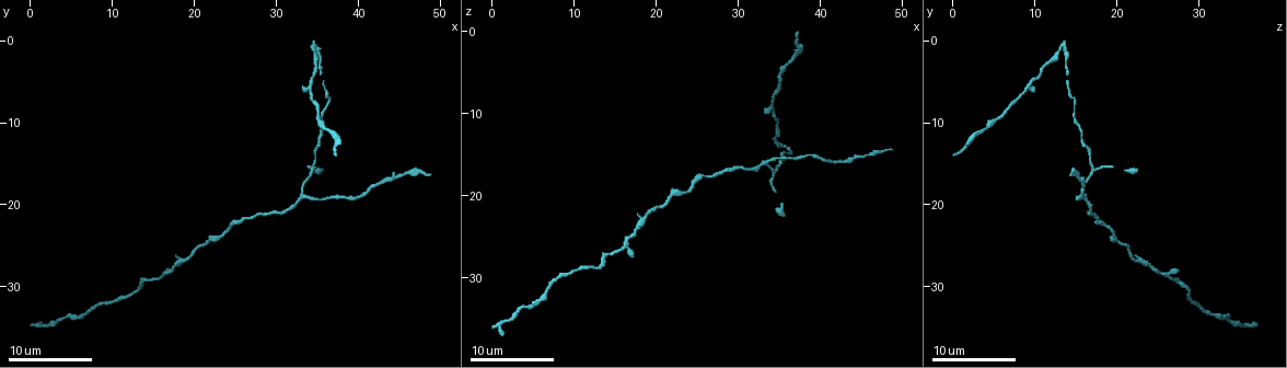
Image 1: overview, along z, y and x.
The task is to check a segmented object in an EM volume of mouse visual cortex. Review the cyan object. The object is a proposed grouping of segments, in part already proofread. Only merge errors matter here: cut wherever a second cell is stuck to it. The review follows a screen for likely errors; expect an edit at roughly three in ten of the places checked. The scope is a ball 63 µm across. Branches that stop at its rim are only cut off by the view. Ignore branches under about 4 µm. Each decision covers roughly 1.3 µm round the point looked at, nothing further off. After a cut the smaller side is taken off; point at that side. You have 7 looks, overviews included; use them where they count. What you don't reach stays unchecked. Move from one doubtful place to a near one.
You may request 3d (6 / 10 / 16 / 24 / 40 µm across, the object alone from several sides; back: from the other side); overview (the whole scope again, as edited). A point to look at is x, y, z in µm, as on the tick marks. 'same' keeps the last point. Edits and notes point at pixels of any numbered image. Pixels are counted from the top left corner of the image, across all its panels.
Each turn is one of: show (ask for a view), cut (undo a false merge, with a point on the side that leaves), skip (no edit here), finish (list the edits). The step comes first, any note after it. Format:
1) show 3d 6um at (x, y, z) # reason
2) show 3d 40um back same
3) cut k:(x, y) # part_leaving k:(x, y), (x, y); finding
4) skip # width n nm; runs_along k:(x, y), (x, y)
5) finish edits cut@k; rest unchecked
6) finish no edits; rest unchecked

show 3d 10um at (34.0, 16.0, 17.5) # three arms meet

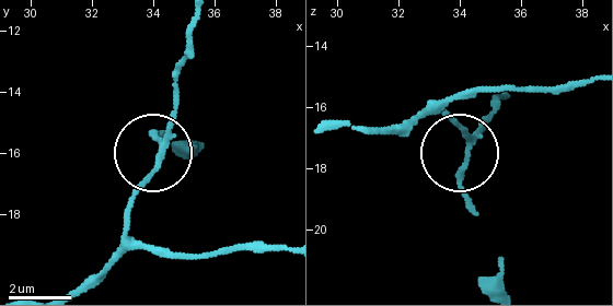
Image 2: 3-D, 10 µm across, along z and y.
skip # arms 3; all the same cell

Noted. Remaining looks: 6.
show 3d 6um at (35.0, 2.5, 14.0) # calibre changes

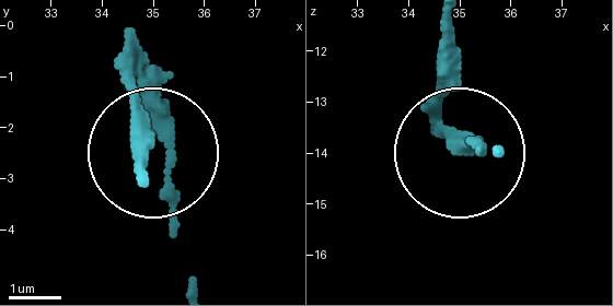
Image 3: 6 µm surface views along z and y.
cut 3:(134, 126) # part_leaving 3:(157, 93), (130, 71), (139, 188); two cells meet here

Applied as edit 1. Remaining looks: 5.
show overview # redraw

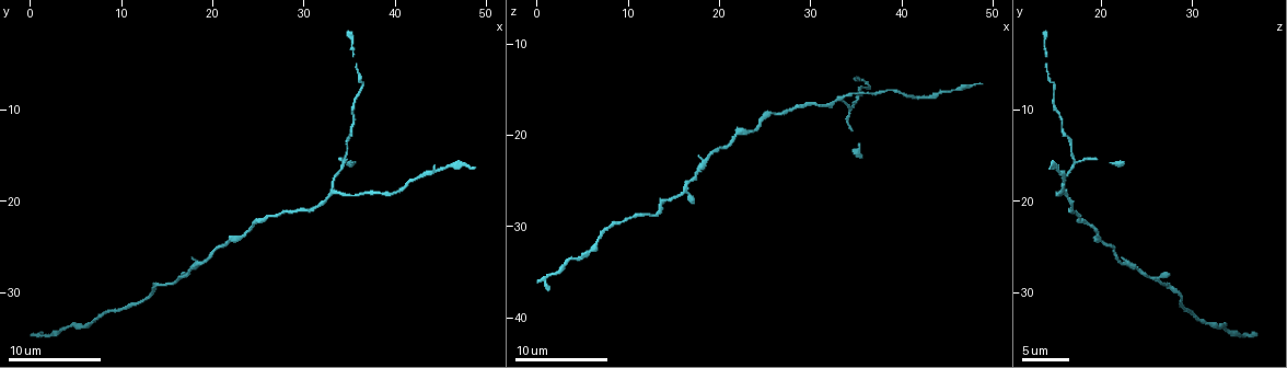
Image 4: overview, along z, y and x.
show 3d 6um at (4.0, 33.8, 33.6) # a narrow waist

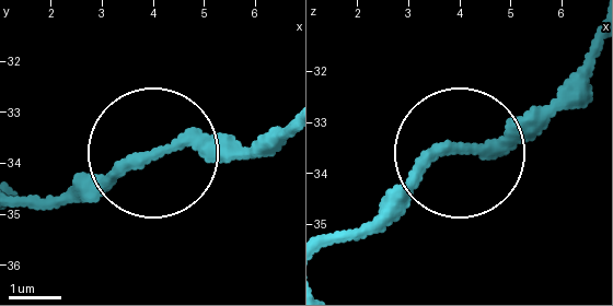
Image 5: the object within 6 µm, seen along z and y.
skip # width 240 nm; runs_along 5:(590, 58), (556, 97), (438, 162), (363, 236); all the same cell

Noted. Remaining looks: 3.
finish edits cut@3; rest unchecked

